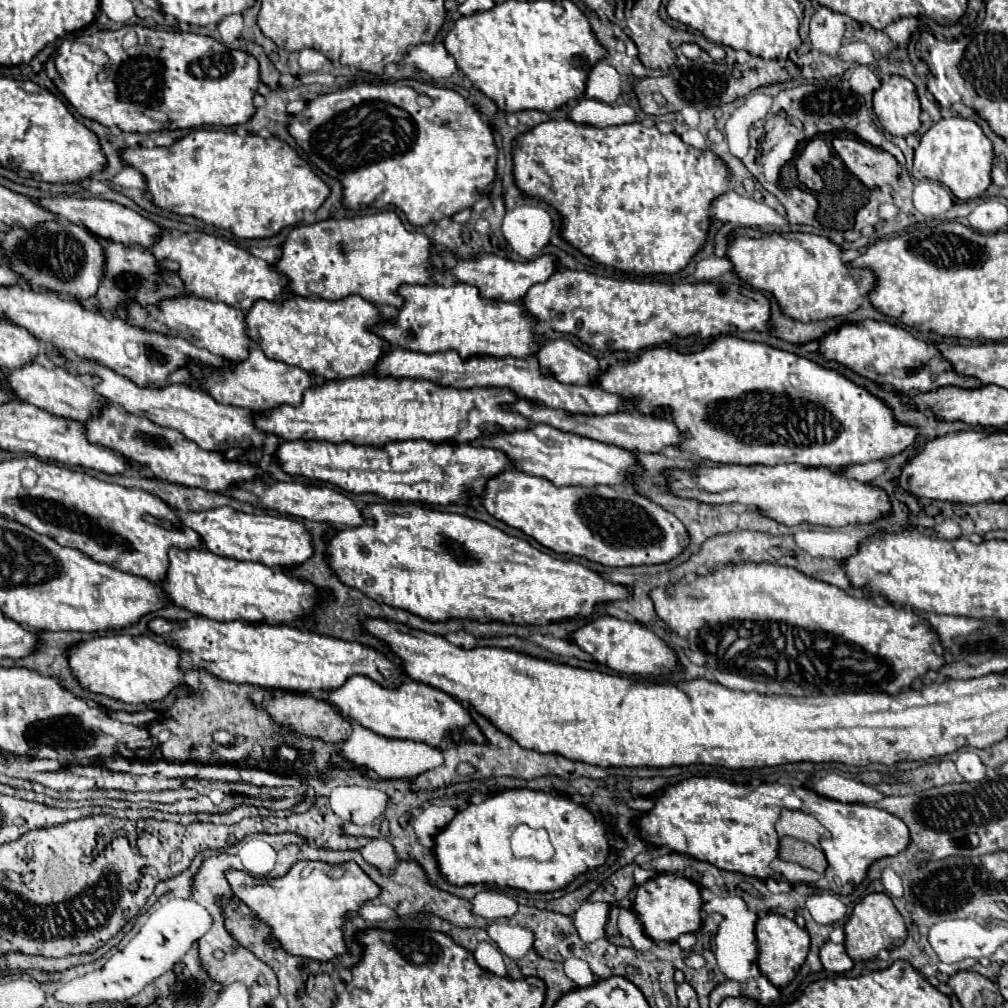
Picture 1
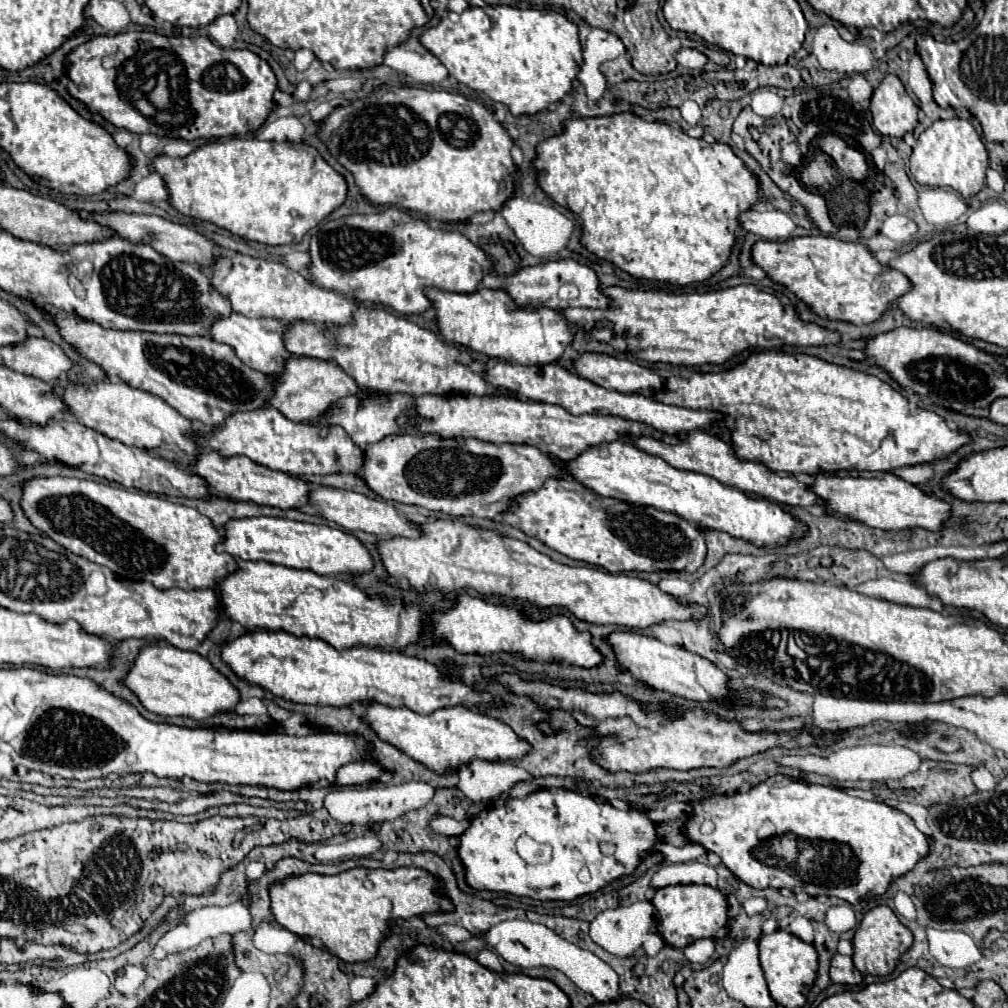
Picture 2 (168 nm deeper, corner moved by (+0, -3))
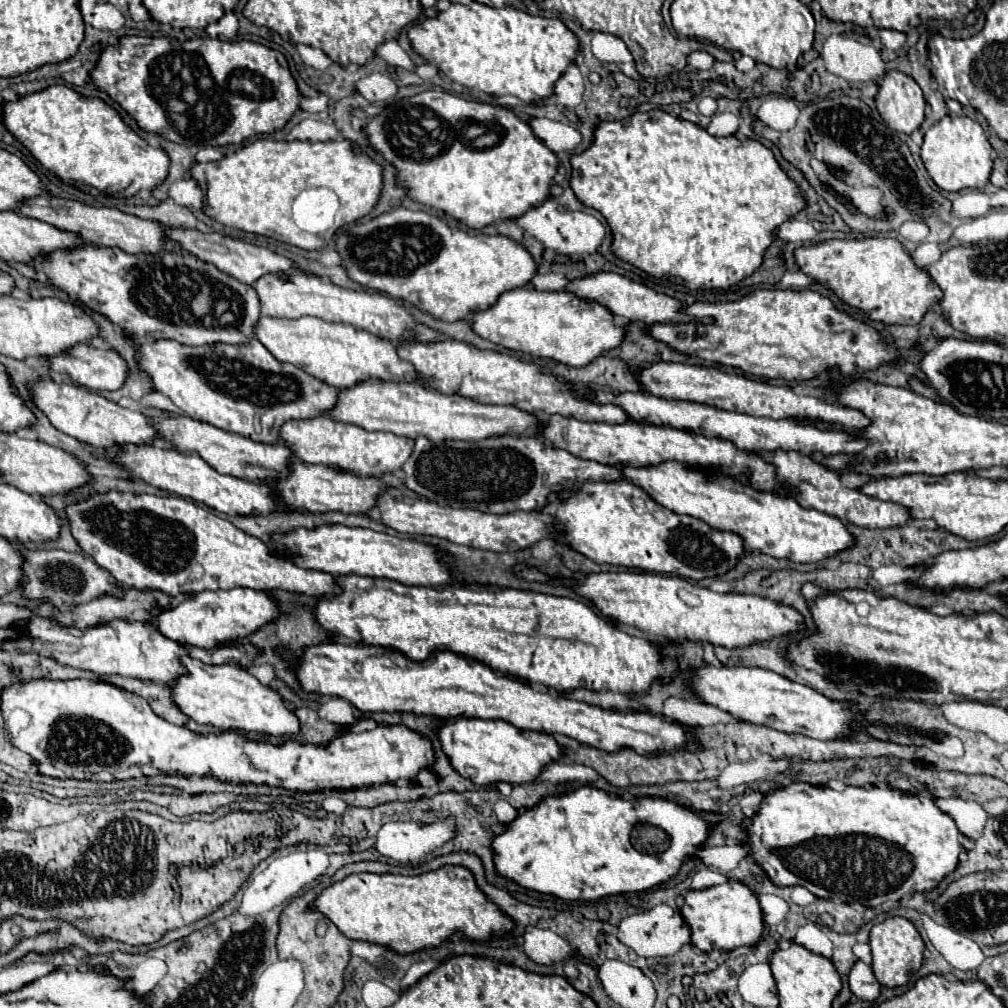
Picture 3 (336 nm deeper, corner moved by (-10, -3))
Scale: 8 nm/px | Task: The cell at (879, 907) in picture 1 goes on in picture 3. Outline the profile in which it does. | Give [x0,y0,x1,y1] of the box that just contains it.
[870,916,924,986]

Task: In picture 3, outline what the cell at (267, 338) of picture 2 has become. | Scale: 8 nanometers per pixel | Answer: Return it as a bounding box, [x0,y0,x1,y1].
[254,316,416,388]

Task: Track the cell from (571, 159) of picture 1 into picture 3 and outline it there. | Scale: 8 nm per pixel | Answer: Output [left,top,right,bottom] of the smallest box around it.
[570,108,804,290]

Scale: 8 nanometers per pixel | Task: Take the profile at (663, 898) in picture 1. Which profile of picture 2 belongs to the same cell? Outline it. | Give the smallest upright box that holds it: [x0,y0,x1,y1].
[652,884,728,948]

